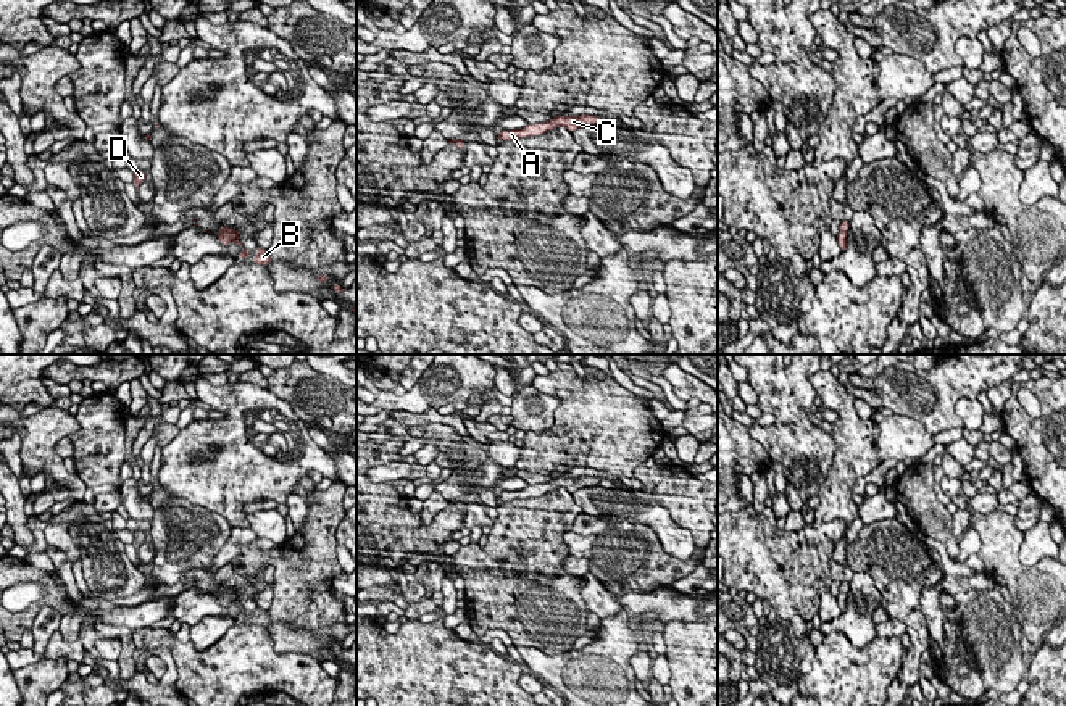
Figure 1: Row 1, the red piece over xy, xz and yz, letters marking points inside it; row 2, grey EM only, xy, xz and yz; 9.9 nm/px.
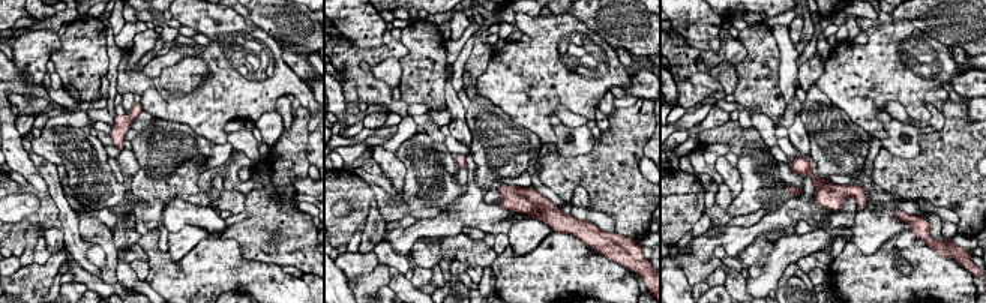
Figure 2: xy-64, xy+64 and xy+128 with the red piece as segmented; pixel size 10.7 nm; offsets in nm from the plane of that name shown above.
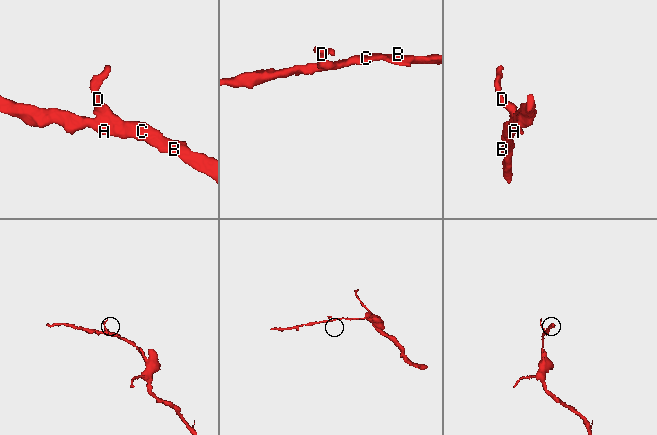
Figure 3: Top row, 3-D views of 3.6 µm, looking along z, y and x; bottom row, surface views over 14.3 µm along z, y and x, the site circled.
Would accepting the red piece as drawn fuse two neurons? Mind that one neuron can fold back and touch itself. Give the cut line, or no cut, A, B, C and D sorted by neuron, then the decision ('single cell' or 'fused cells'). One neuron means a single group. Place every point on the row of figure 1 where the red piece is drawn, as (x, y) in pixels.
no cut; A B C D; single cell

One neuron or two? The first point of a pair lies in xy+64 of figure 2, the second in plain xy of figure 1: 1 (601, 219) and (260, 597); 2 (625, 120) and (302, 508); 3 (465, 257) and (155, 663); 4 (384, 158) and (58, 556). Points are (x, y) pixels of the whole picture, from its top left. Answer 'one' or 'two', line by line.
1: one
2: two
3: two
4: two

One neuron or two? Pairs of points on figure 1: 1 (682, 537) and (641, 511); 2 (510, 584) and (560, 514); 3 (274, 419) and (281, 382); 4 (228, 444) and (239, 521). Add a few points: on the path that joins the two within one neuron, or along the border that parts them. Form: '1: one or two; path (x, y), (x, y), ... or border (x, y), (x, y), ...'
1: one; path (673, 535), (650, 513)
2: one; path (516, 566), (523, 560), (524, 550), (542, 532)
3: two; border (266, 389), (283, 398), (307, 423)
4: one; path (228, 463), (229, 502)

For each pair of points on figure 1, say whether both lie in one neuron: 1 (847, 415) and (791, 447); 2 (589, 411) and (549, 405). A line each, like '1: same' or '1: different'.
1: different
2: different

